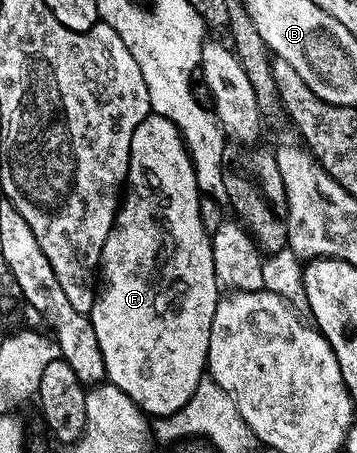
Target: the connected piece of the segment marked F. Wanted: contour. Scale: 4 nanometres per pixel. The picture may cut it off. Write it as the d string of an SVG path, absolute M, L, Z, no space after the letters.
M150 112L139 127L135 127L135 135L131 135L131 151L129 152L129 175L127 188L119 202L117 218L113 220L111 231L103 243L101 263L99 266L99 292L93 302L92 311L87 314L95 327L95 339L99 339L99 351L103 351L103 363L108 384L119 387L141 408L142 413L150 418L166 417L182 409L191 399L195 387L206 376L207 351L211 339L211 319L215 315L215 307L219 300L219 288L215 277L215 264L212 259L212 243L210 230L205 230L205 221L201 218L202 194L197 188L193 162L189 160L189 151L181 140L181 133L166 117Z

